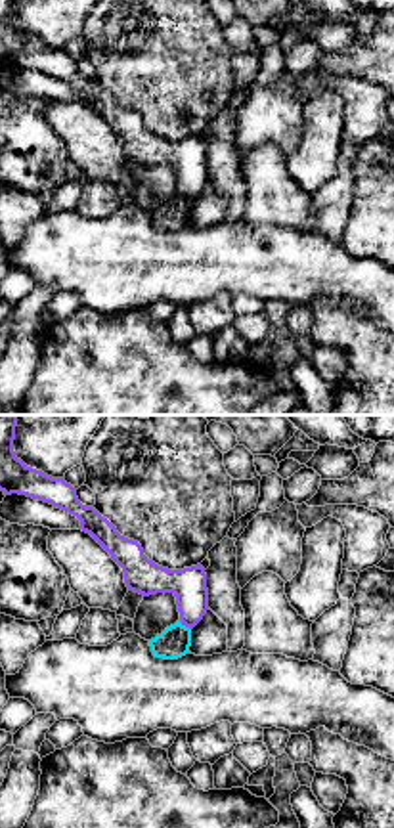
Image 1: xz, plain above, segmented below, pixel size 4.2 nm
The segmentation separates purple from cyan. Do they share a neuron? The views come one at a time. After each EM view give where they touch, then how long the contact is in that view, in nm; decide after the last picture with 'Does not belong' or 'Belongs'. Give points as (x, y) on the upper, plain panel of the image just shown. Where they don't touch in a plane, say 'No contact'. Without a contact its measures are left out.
Touches purple at (186, 197). Shared border 60 nm

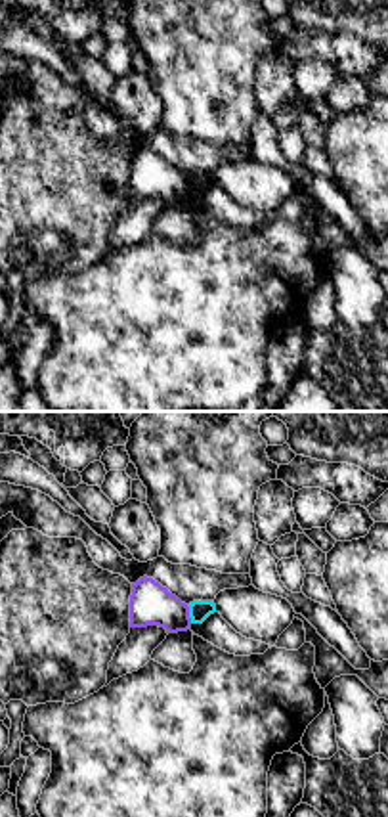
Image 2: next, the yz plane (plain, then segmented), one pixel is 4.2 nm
Touches purple at (188, 186). Shared border 80 nm

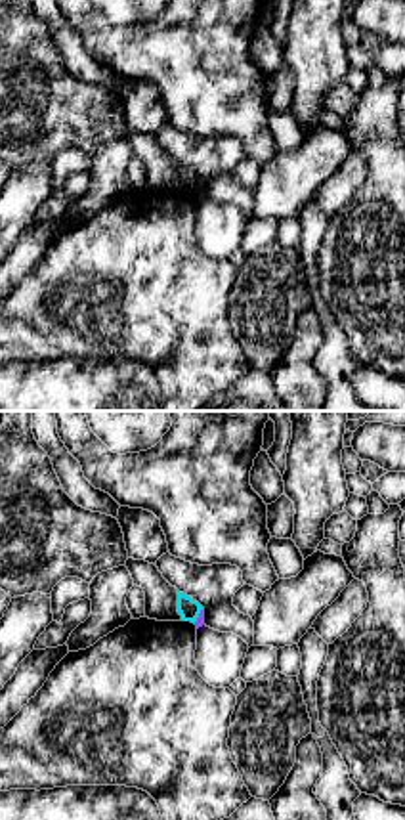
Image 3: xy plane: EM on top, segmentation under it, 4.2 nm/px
Touches purple at (199, 188). Shared border 80 nm

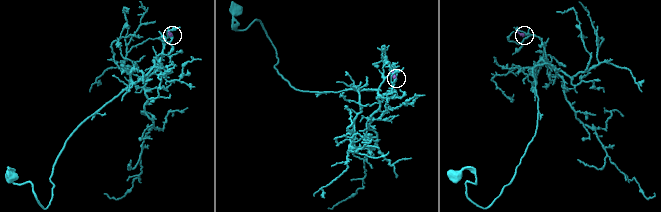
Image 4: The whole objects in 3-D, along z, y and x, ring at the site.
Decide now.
Does not belong

